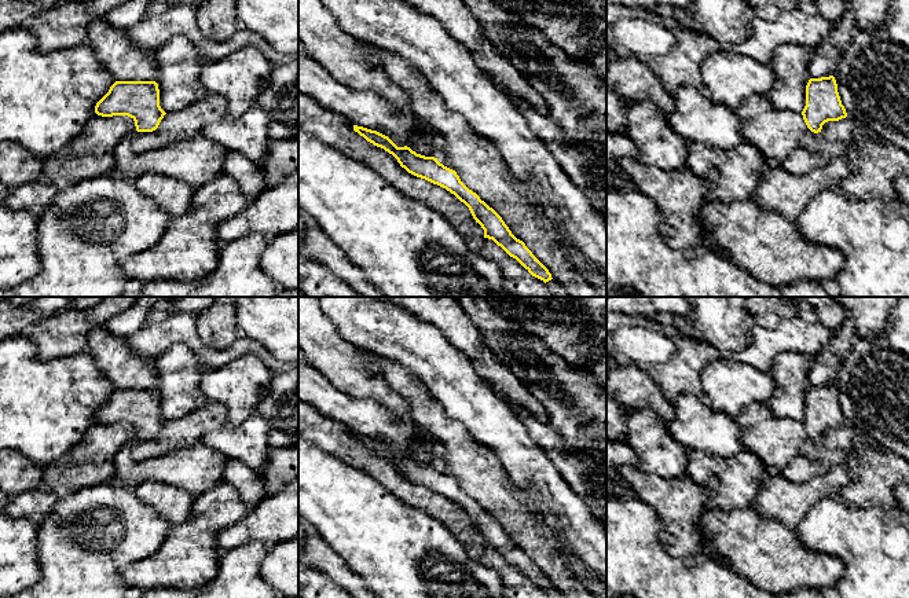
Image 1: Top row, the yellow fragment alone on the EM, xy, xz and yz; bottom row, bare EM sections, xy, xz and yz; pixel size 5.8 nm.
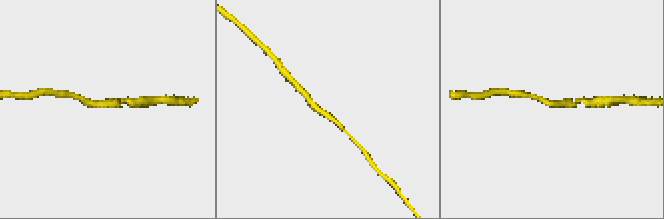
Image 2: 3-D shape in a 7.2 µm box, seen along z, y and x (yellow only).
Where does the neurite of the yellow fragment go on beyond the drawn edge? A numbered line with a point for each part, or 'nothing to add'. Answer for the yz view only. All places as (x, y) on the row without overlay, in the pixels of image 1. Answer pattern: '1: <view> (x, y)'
nothing to add

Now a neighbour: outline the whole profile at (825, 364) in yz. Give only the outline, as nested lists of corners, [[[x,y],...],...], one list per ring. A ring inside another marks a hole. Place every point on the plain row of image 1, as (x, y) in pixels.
[[[847,316],[843,324],[833,331],[829,345],[811,356],[807,377],[810,386],[835,382],[840,368],[840,360],[848,353],[851,344],[857,337],[855,320],[853,316]]]

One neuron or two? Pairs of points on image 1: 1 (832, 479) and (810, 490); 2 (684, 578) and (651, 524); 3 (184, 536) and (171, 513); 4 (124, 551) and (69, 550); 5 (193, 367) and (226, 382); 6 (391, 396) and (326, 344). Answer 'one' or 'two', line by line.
1: one
2: one
3: two
4: one
5: two
6: one

